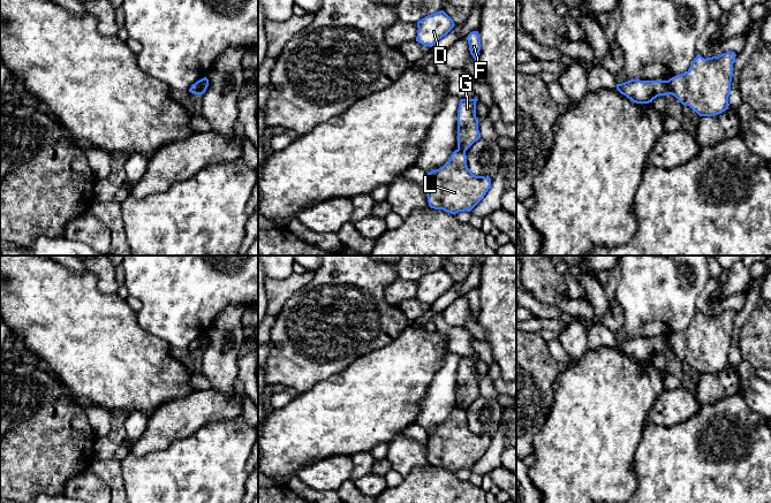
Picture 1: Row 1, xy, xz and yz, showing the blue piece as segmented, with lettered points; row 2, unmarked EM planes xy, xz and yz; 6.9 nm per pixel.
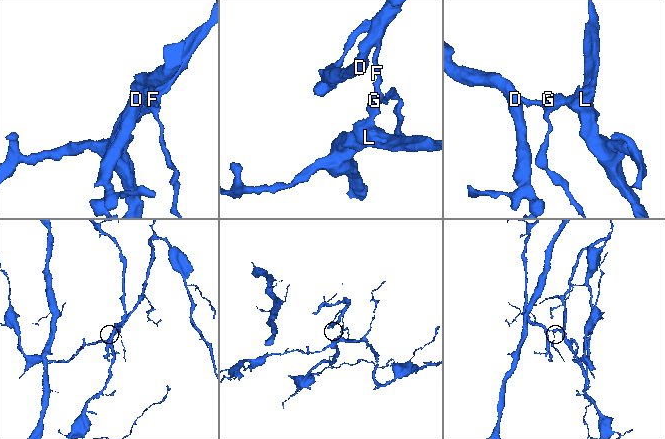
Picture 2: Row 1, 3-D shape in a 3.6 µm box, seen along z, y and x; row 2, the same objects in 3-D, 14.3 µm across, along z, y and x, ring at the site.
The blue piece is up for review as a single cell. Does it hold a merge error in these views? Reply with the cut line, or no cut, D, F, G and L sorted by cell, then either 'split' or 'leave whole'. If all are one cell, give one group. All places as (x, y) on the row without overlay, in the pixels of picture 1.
xy (203, 336), (198, 351) | D F G / L | split

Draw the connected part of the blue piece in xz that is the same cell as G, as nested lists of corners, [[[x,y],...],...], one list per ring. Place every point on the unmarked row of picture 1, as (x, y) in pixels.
[[[460,357],[458,367],[458,407],[466,410],[481,396],[475,357]]]

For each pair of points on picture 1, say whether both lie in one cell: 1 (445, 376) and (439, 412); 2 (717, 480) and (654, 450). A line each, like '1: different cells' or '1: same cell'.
1: same cell
2: same cell

